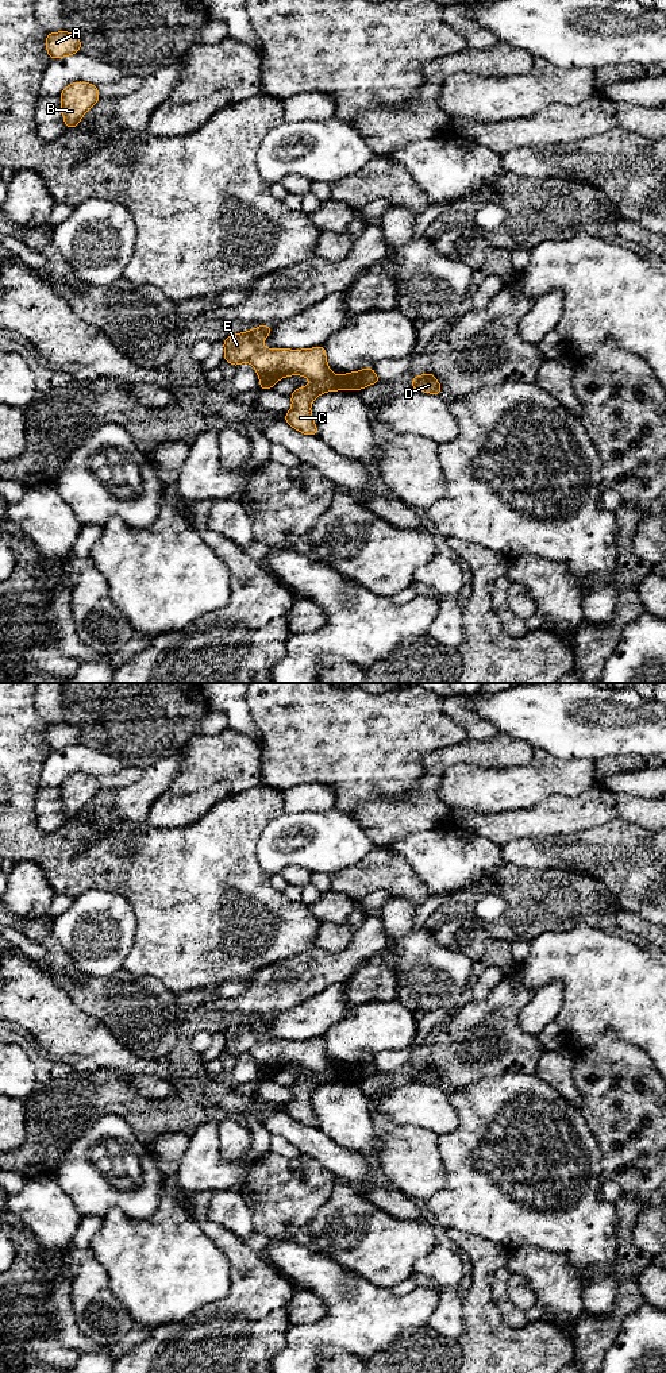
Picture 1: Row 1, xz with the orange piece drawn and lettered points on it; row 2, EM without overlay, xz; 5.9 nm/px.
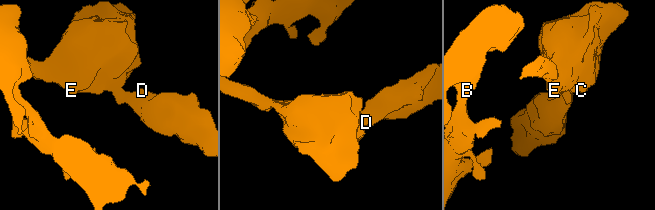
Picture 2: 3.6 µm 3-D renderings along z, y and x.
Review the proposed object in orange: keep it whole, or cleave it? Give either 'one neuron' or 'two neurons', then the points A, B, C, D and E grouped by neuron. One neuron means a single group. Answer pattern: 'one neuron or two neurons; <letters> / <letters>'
two neurons; A B D / C E

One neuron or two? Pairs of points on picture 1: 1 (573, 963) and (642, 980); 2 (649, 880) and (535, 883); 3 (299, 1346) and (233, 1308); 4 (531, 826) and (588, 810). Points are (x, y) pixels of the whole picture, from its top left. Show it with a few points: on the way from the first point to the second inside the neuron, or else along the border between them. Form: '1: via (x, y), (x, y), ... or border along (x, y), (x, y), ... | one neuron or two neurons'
1: via (591, 963), (624, 970) | one neuron
2: border along (570, 870), (599, 879), (615, 895), (619, 907) | two neurons
3: border along (292, 1325), (287, 1331), (285, 1346), (273, 1358) | two neurons
4: via (545, 820), (555, 814), (574, 814) | one neuron

